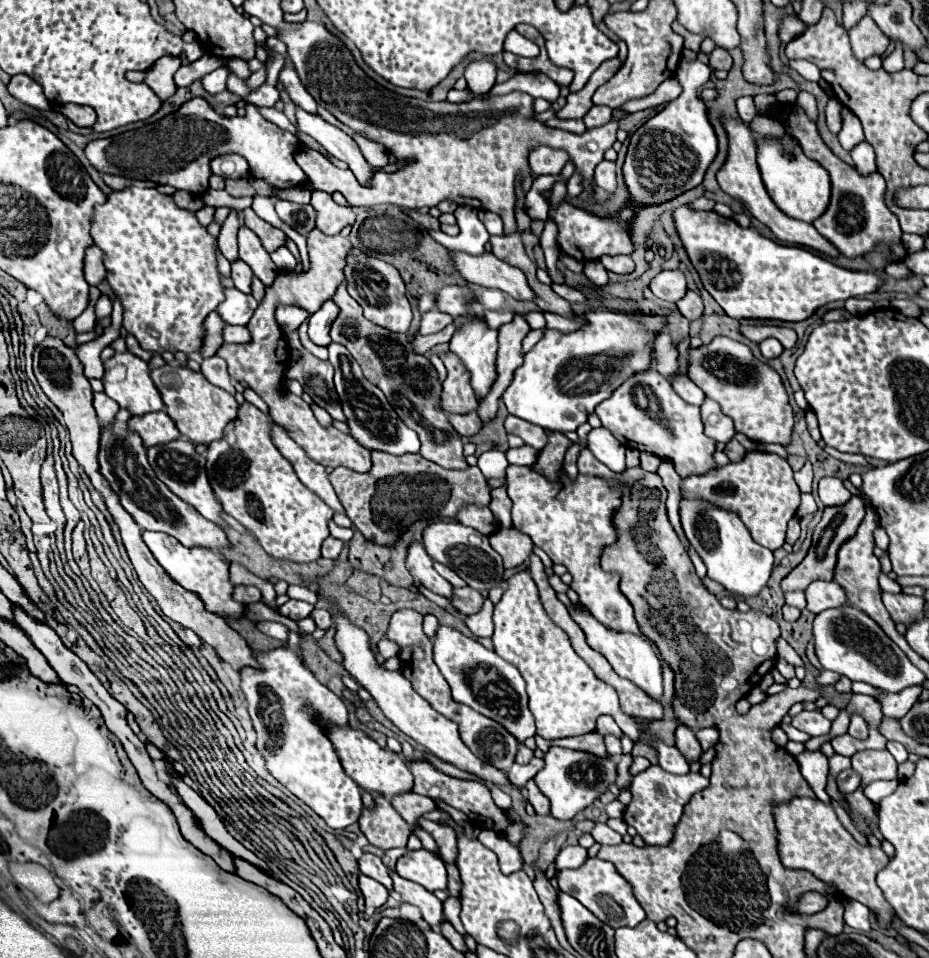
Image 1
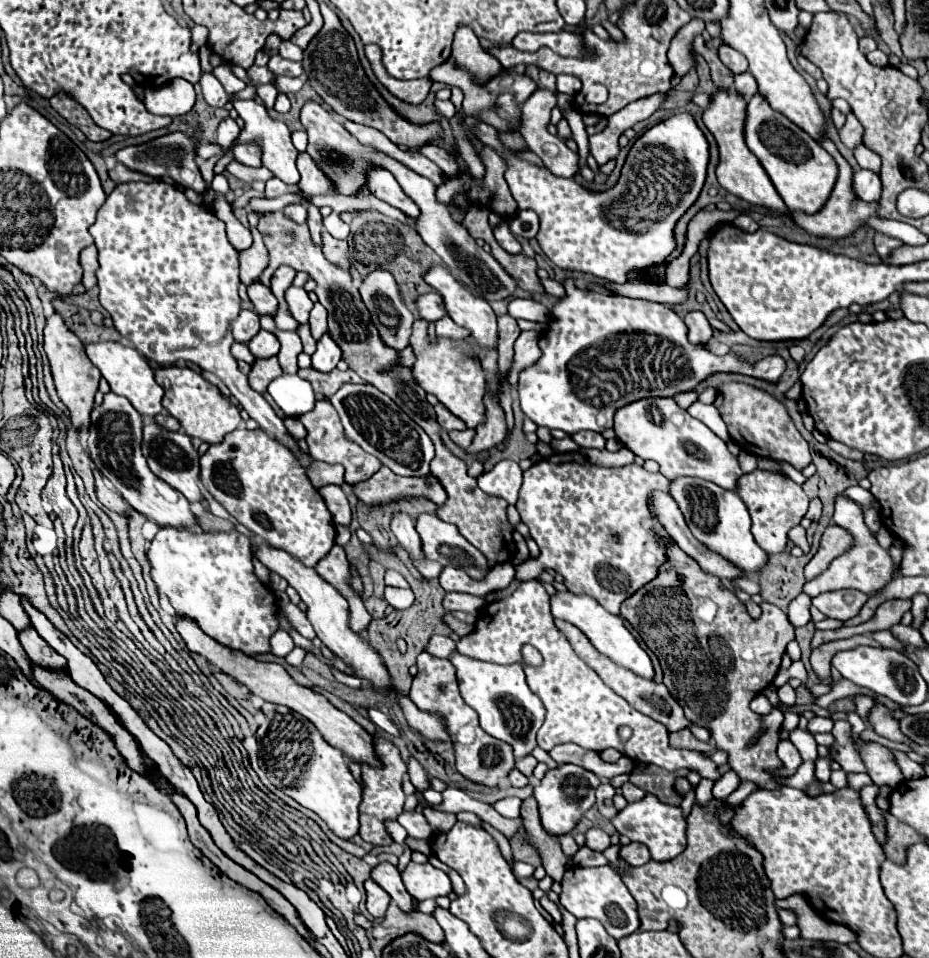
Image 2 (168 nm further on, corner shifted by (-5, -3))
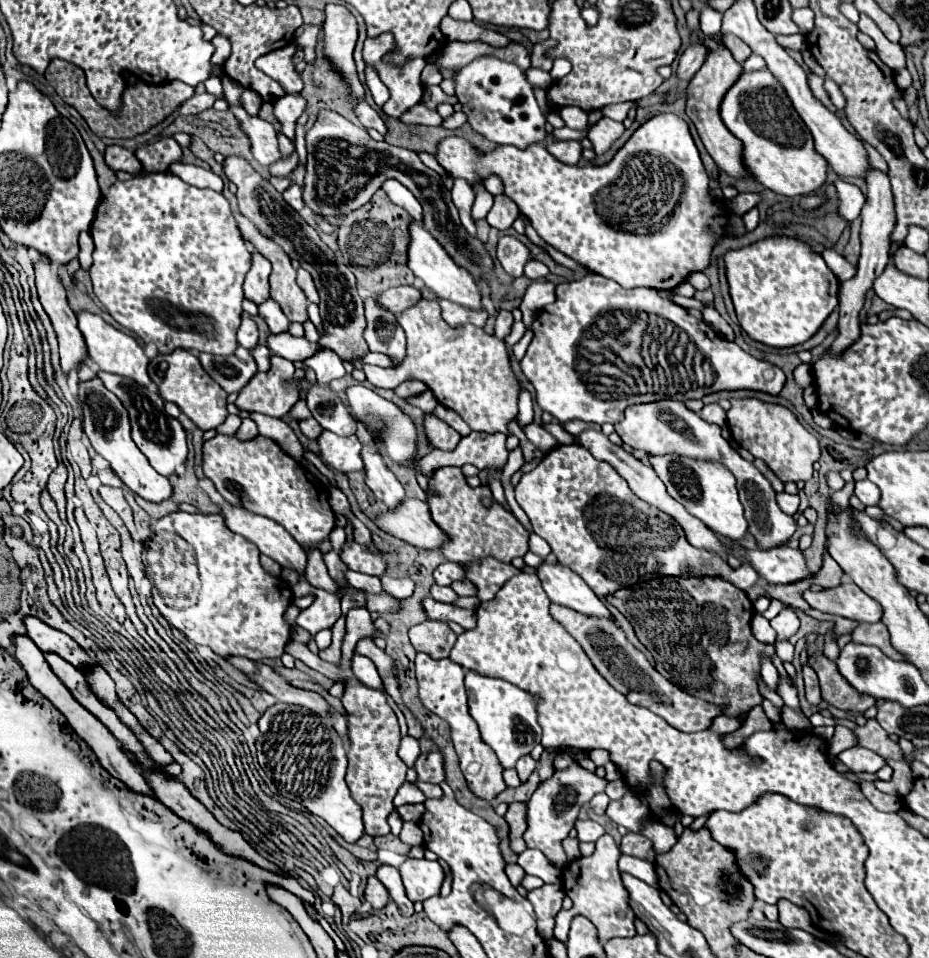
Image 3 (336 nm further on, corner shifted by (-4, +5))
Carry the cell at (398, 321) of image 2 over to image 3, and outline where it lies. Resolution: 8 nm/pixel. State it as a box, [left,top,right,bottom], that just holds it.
[366,295,406,365]

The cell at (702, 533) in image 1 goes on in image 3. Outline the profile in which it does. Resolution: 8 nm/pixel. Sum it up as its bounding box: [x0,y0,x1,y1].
[650,455,748,541]

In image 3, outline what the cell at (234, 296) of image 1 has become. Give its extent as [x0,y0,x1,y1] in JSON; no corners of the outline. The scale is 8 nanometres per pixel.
[238,315,258,349]

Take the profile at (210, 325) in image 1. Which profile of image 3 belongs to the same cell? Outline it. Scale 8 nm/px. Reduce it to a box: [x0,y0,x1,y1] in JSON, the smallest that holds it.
[250,345,270,371]

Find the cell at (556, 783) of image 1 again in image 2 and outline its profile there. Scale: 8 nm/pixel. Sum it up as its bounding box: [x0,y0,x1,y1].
[533,765,599,837]

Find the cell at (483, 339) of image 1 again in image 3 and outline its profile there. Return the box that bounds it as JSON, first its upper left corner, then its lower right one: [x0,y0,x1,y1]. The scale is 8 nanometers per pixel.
[408,221,482,309]

